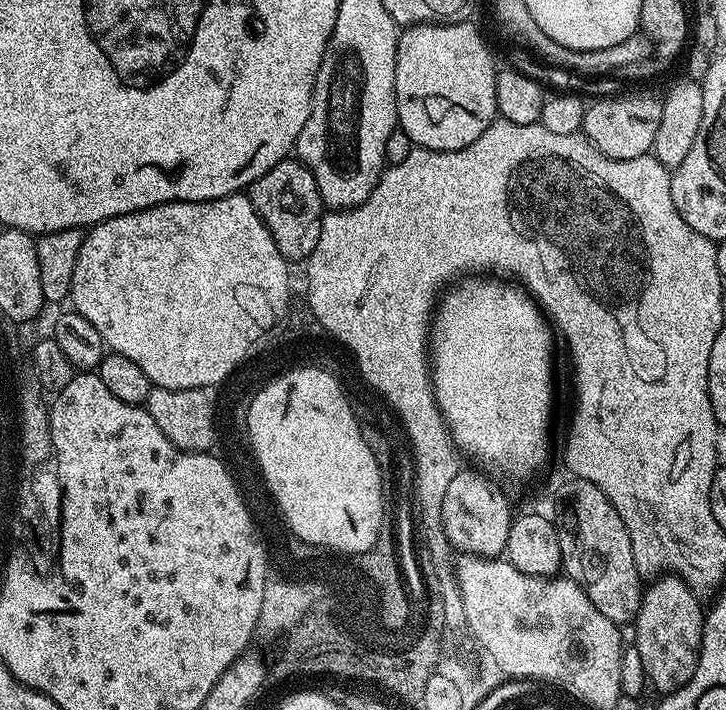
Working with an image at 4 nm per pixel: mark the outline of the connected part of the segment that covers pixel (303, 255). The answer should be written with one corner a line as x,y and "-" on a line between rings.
286,158
254,181
246,189
246,195
270,230
276,250
283,254
285,260
307,261
314,246
318,246
318,234
322,234
322,222
326,215
326,205
320,196
318,182
314,182
312,171
299,158

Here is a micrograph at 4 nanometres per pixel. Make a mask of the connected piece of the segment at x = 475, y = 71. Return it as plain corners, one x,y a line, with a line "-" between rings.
472,22
459,24
413,24
400,34
396,51
394,90
396,91
396,118
401,130
418,148
439,152
453,152
470,146
497,119
496,73
498,64
492,61
492,52
484,36

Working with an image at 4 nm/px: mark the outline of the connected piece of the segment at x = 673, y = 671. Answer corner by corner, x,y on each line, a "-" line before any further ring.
671,574
653,579
644,589
644,597
634,621
634,647
642,658
647,683
663,694
678,691
698,666
706,615
705,609
700,609
700,604
701,597
692,593
684,580

